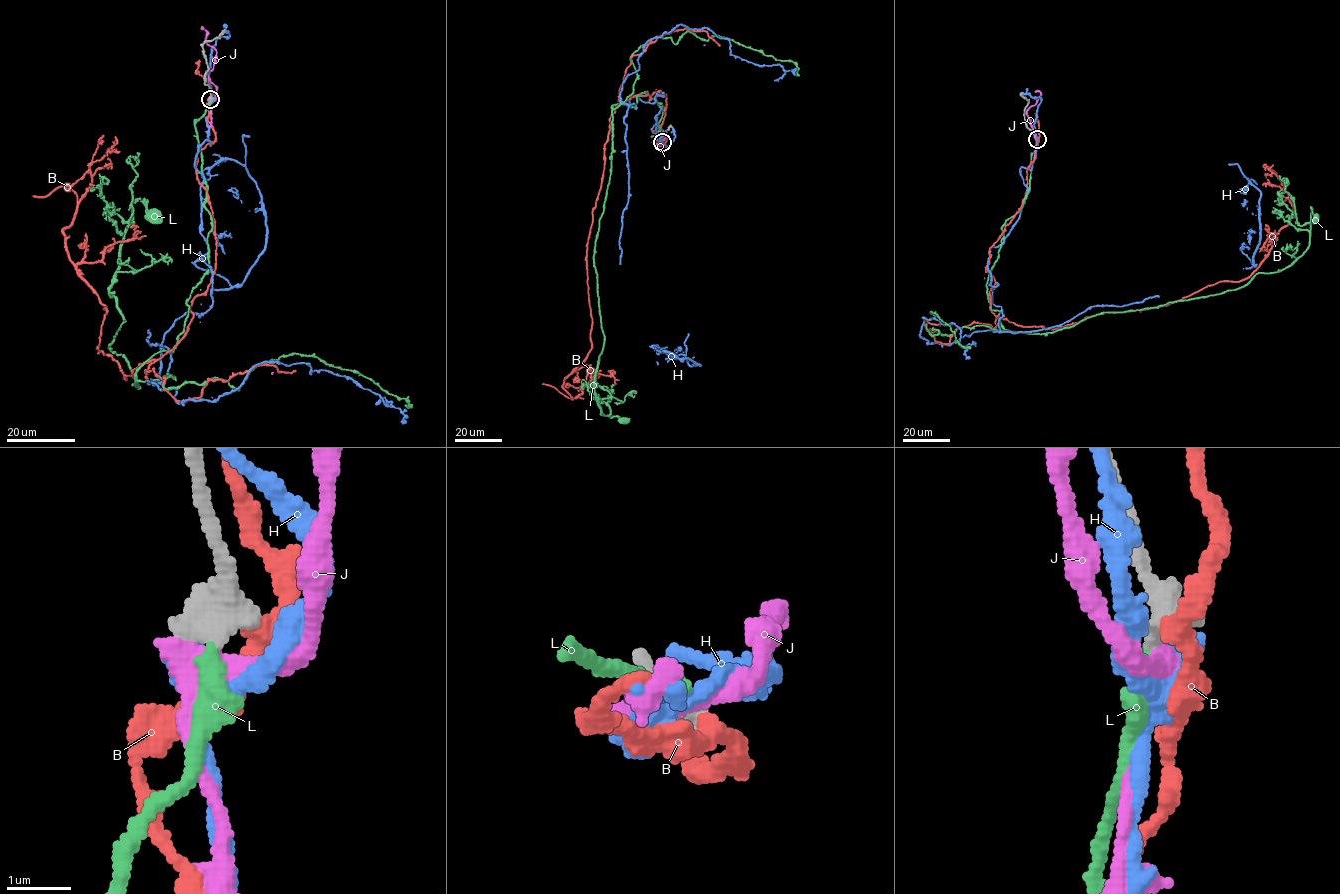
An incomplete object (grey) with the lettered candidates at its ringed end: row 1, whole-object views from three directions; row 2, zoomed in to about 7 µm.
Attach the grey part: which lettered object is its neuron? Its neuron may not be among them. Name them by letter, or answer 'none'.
L

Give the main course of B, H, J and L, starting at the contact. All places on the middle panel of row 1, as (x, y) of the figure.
B: (664, 143), (653, 131), (666, 94), (616, 108), (586, 254), (590, 351), (562, 387), (574, 398), (601, 370)
H: (661, 142), (651, 129), (664, 93), (630, 97), (620, 264), (650, 346), (700, 365), (658, 346)
J: (662, 142), (663, 136), (651, 131), (655, 96), (671, 30)
L: (662, 142), (652, 136), (663, 107), (647, 91), (612, 106), (594, 384), (600, 413), (623, 420)

